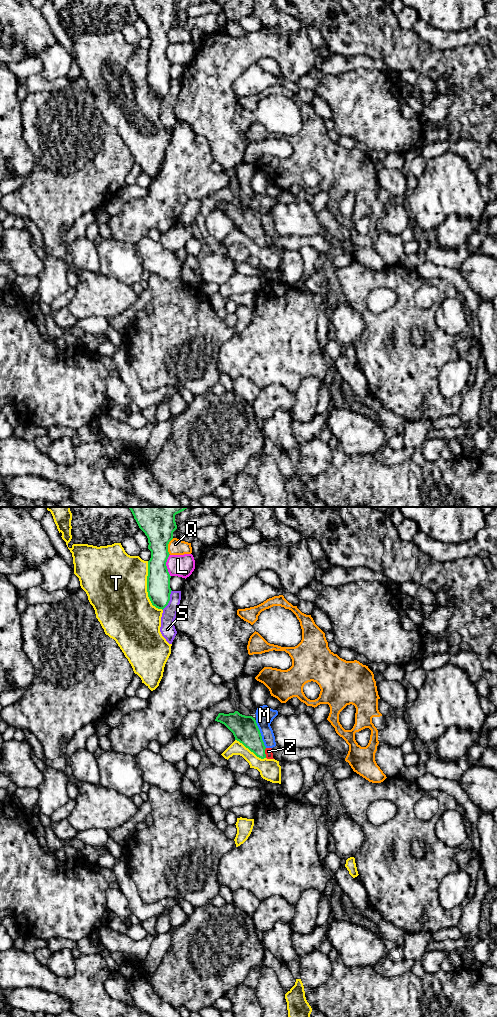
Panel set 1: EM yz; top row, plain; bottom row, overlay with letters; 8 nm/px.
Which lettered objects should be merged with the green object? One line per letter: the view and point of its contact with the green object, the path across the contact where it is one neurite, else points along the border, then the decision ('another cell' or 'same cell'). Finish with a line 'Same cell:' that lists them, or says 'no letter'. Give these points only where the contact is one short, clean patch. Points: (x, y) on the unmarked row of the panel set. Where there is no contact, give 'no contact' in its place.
L: yz (165, 53) | along yz (169, 42), (166, 48), (166, 56), (170, 64) | another cell
M: yz (260, 222) | along yz (255, 208), (263, 232), (266, 235) | another cell
Q: yz (167, 34) | another cell
S: yz (169, 88) | another cell
T: yz (147, 76) | another cell
Z: yz (264, 241) | same cell
Same cell: Z

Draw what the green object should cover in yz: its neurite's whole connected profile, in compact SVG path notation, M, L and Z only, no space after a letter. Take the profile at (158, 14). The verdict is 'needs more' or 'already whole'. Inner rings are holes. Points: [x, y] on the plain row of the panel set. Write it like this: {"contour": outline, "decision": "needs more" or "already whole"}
{"contour": "M132 0L139 16L148 26L151 46L148 49L147 80L153 94L164 97L170 89L170 62L166 50L168 32L177 17L175 3L180 0Z", "decision": "already whole"}

